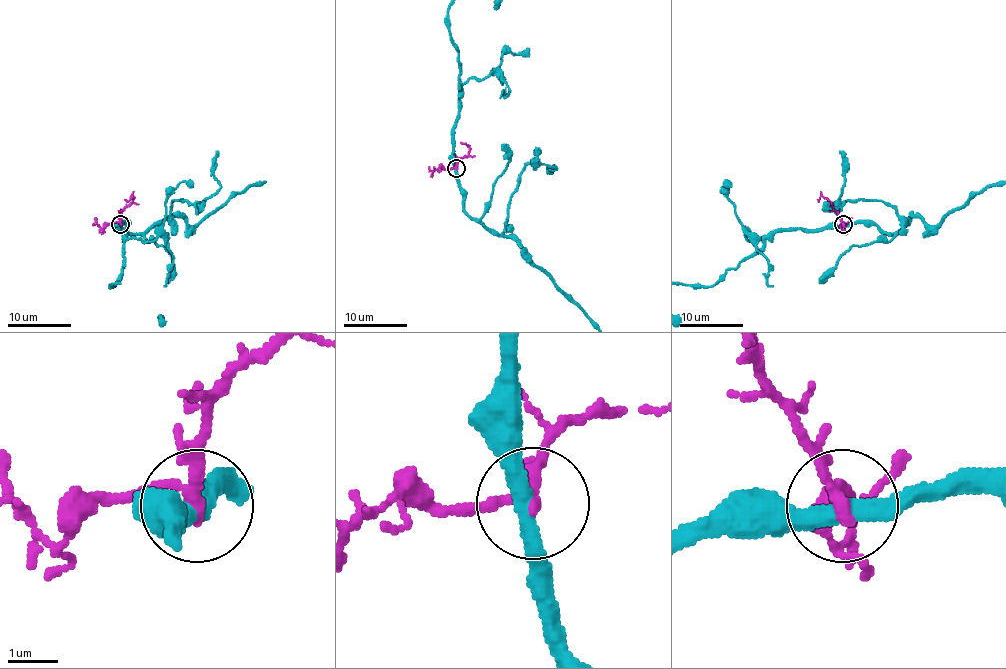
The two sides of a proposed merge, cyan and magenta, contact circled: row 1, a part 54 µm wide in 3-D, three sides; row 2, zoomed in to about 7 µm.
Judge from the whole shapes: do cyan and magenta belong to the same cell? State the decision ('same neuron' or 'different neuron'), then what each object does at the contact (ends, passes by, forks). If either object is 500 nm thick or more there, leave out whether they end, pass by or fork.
different neuron | cyan passes by | magenta passes by

